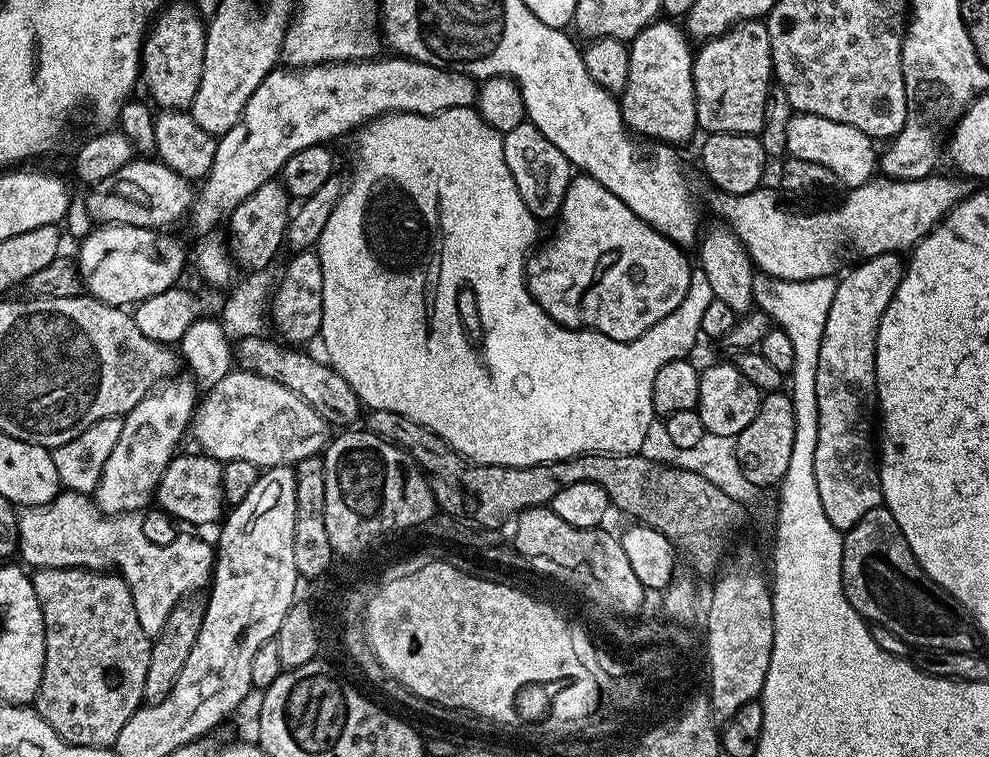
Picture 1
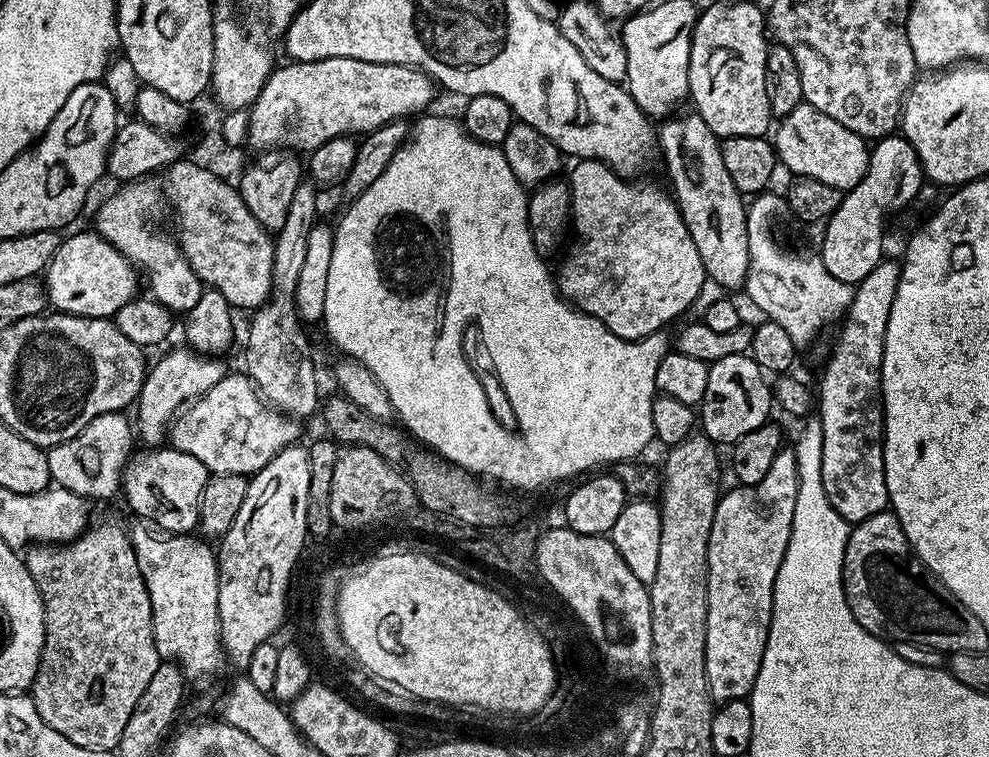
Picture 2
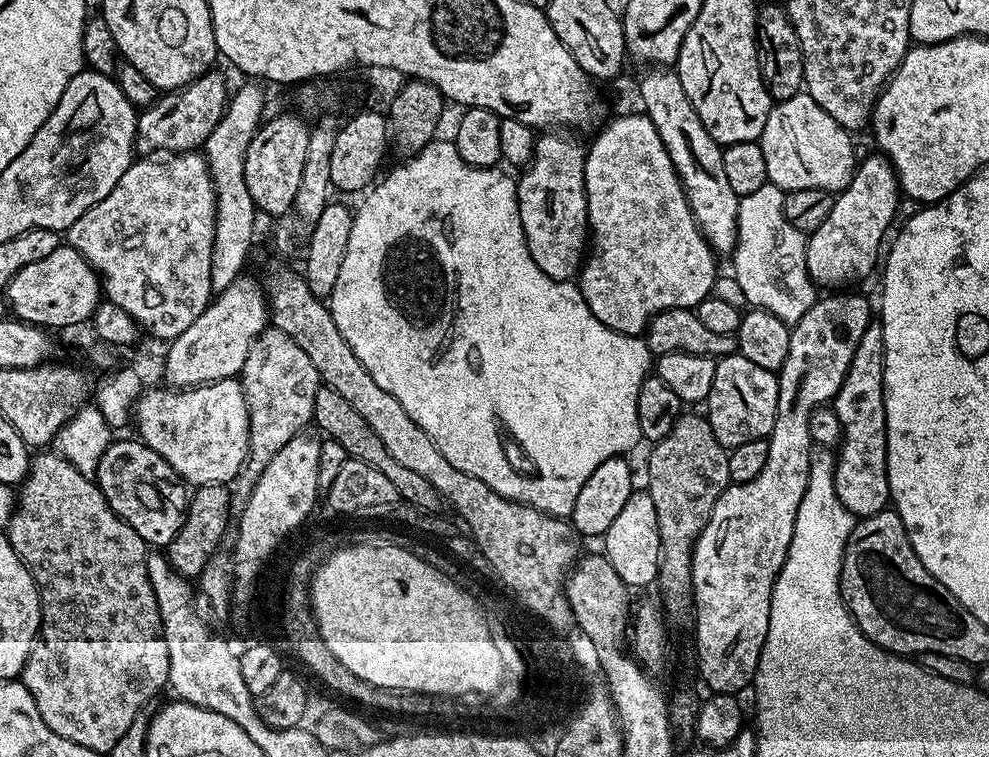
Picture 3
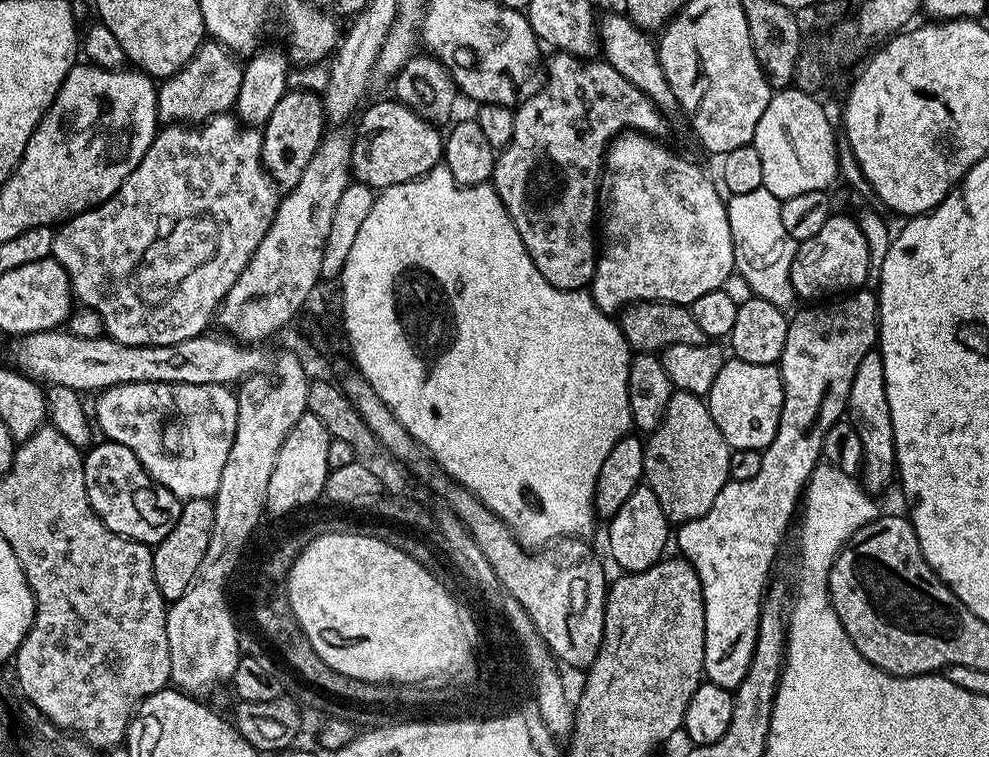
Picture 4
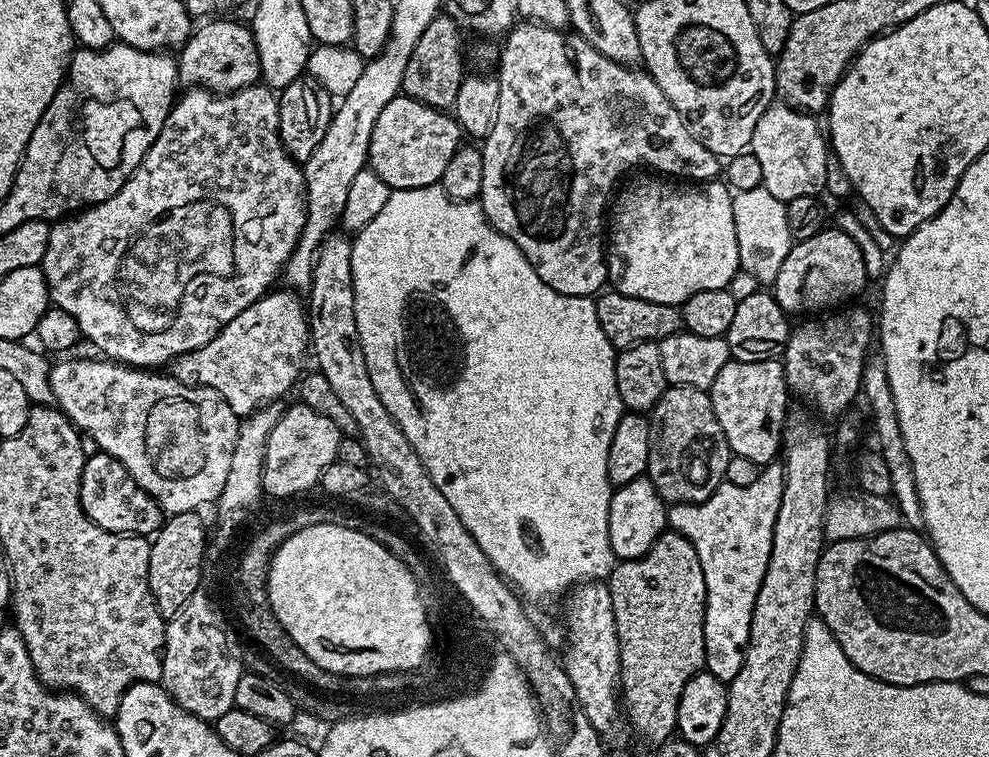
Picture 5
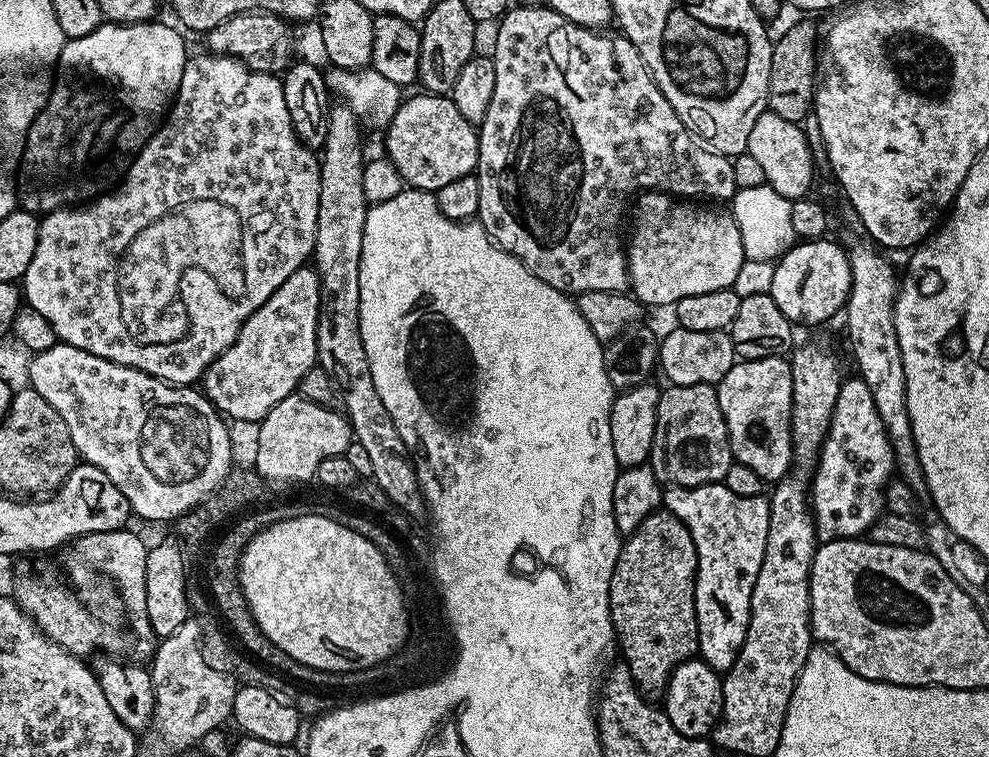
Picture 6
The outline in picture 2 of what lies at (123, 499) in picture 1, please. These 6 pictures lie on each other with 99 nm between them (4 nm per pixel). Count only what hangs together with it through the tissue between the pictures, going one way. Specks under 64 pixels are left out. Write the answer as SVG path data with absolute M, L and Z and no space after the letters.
M181 346L177 352L168 352L156 365L147 369L144 385L134 405L134 428L138 433L138 440L144 446L160 446L165 443L170 432L170 425L174 417L189 402L196 400L206 390L218 386L218 382L225 376L223 359L213 358L211 355L201 355Z

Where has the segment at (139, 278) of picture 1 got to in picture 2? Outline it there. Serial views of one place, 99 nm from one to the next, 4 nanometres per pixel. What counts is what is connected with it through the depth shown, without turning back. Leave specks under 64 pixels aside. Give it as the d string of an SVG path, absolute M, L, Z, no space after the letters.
M88 230L76 232L73 236L65 235L61 239L58 250L43 273L42 283L48 294L48 303L55 311L103 320L115 317L116 312L126 306L126 302L137 299L136 276L138 277L137 269L113 244L96 235L95 231Z

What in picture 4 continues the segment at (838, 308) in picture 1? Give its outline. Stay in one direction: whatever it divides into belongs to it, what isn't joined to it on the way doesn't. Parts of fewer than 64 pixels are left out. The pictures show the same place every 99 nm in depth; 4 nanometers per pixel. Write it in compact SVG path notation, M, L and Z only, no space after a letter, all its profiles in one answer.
M873 350L862 358L858 370L854 370L854 382L850 382L847 419L862 442L863 465L858 473L864 488L870 494L884 492L897 479L896 443L894 422L890 418L890 402L886 398L886 370L879 351Z

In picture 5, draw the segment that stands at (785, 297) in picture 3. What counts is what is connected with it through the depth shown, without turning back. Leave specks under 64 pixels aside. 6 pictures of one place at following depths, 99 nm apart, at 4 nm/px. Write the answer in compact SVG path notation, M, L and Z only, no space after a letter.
M761 186L754 190L735 193L732 205L734 230L738 234L738 258L742 271L754 274L754 278L762 286L775 285L778 270L782 270L782 262L786 262L786 254L790 254L794 243L786 226L785 201L774 198L770 190Z

